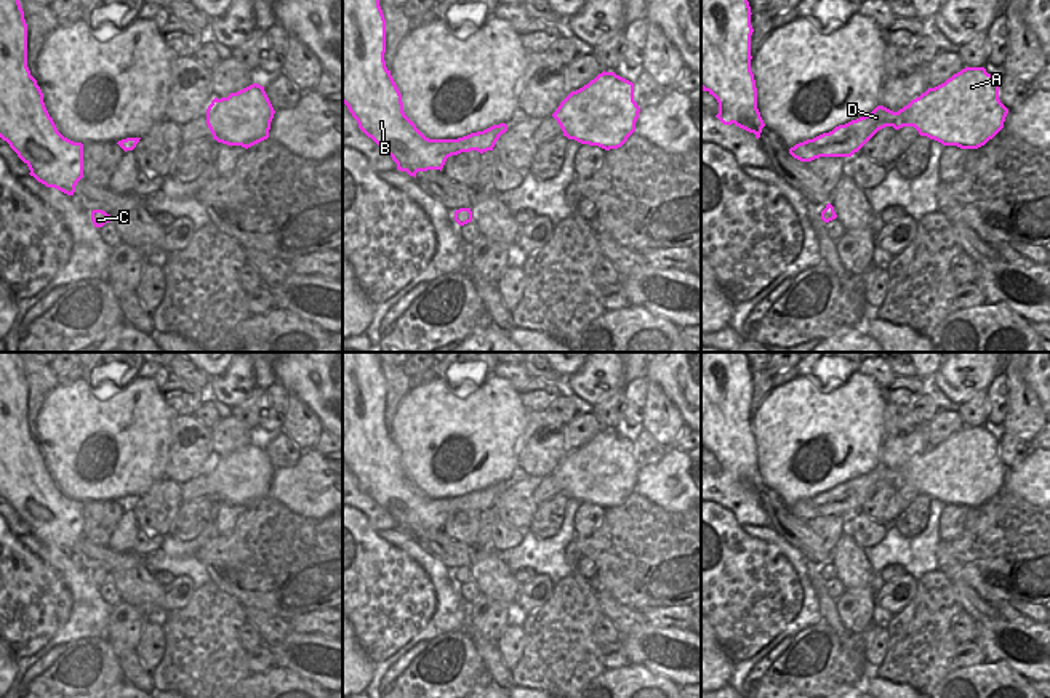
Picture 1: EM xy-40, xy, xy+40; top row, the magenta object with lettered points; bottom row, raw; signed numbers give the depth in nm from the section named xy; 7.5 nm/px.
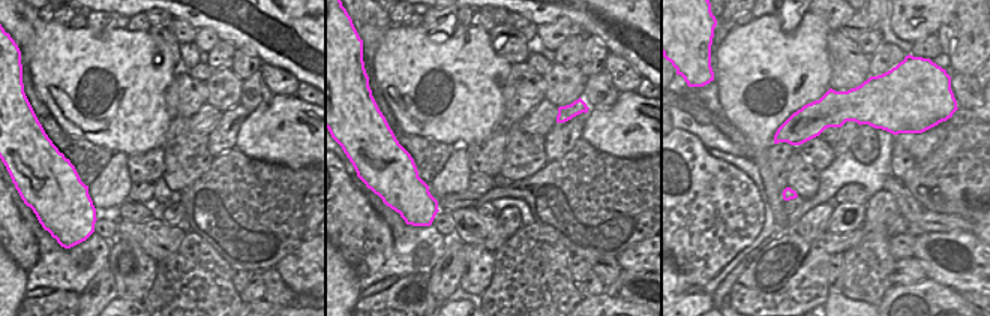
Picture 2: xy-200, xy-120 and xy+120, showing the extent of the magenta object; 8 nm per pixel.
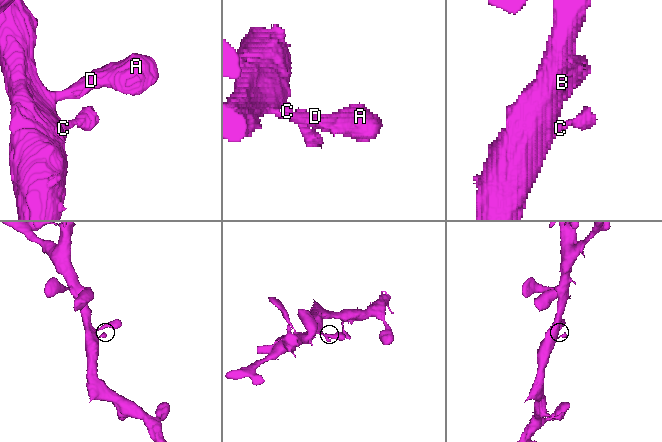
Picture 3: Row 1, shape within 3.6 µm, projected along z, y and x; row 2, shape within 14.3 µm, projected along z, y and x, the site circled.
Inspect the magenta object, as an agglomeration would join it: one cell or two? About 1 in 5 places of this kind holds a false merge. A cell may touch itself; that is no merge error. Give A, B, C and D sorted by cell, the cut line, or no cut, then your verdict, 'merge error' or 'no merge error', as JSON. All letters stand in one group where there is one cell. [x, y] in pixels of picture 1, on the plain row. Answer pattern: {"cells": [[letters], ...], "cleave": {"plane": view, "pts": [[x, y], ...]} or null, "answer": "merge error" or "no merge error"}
{"cells": [["A", "B", "C", "D"]], "cleave": null, "answer": "no merge error"}

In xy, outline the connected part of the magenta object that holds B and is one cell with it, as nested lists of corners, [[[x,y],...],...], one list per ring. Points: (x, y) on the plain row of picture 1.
[[[343,352],[343,461],[359,487],[384,507],[397,522],[397,528],[416,536],[418,530],[440,528],[451,514],[493,509],[507,490],[506,482],[458,498],[429,498],[405,474],[402,453],[386,426],[386,378],[376,352]]]

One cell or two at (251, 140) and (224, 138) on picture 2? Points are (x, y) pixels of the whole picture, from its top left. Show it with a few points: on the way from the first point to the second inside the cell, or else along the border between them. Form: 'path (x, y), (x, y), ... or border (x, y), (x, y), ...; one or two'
border (252, 111), (240, 126), (236, 146); two

